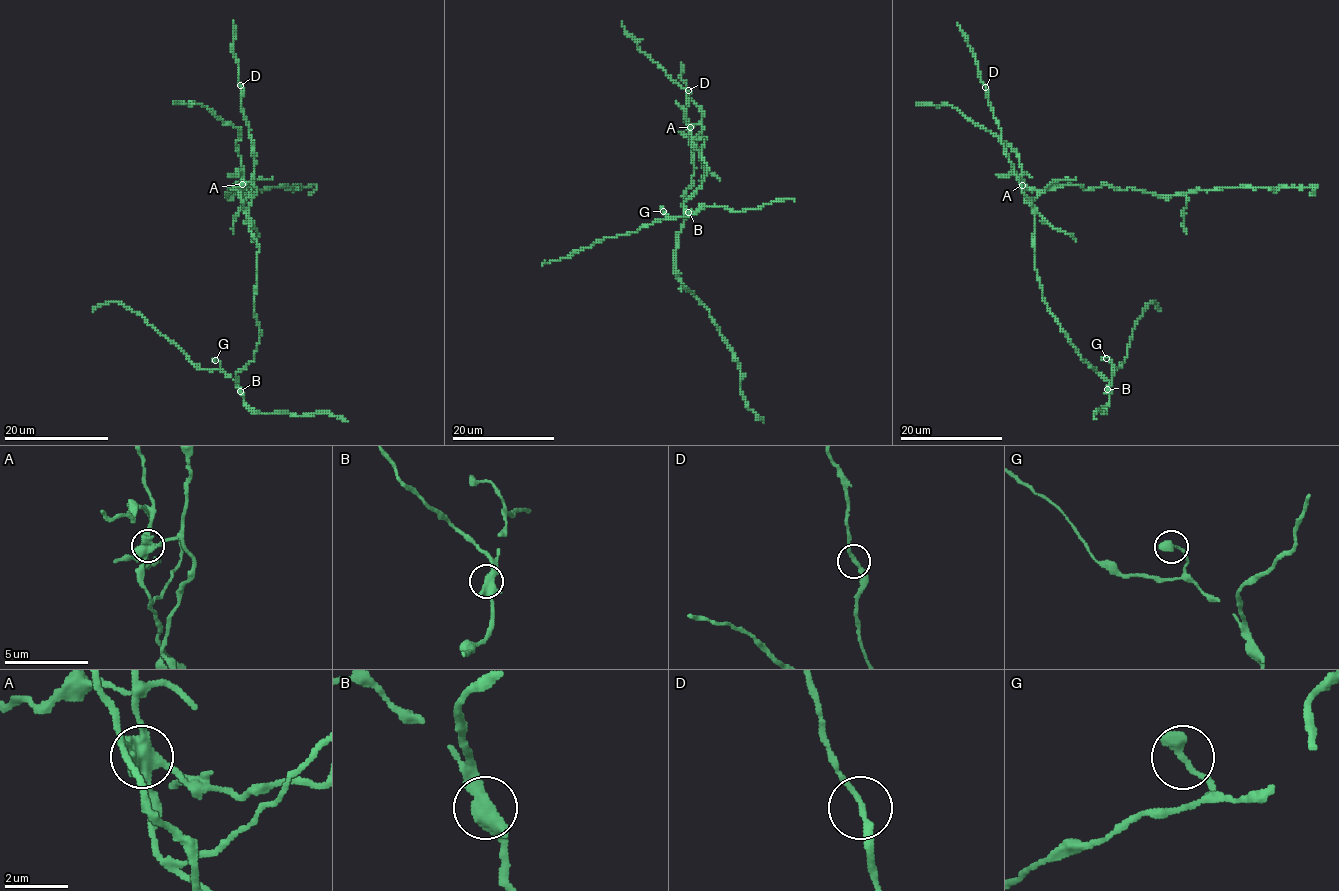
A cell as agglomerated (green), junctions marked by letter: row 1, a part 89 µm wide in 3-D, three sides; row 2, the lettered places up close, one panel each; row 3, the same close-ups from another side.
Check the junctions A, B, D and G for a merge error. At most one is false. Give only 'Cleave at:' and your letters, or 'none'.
Cleave at: A

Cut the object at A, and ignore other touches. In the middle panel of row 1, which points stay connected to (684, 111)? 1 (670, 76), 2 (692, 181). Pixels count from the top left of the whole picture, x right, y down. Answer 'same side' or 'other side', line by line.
1: same side
2: same side

